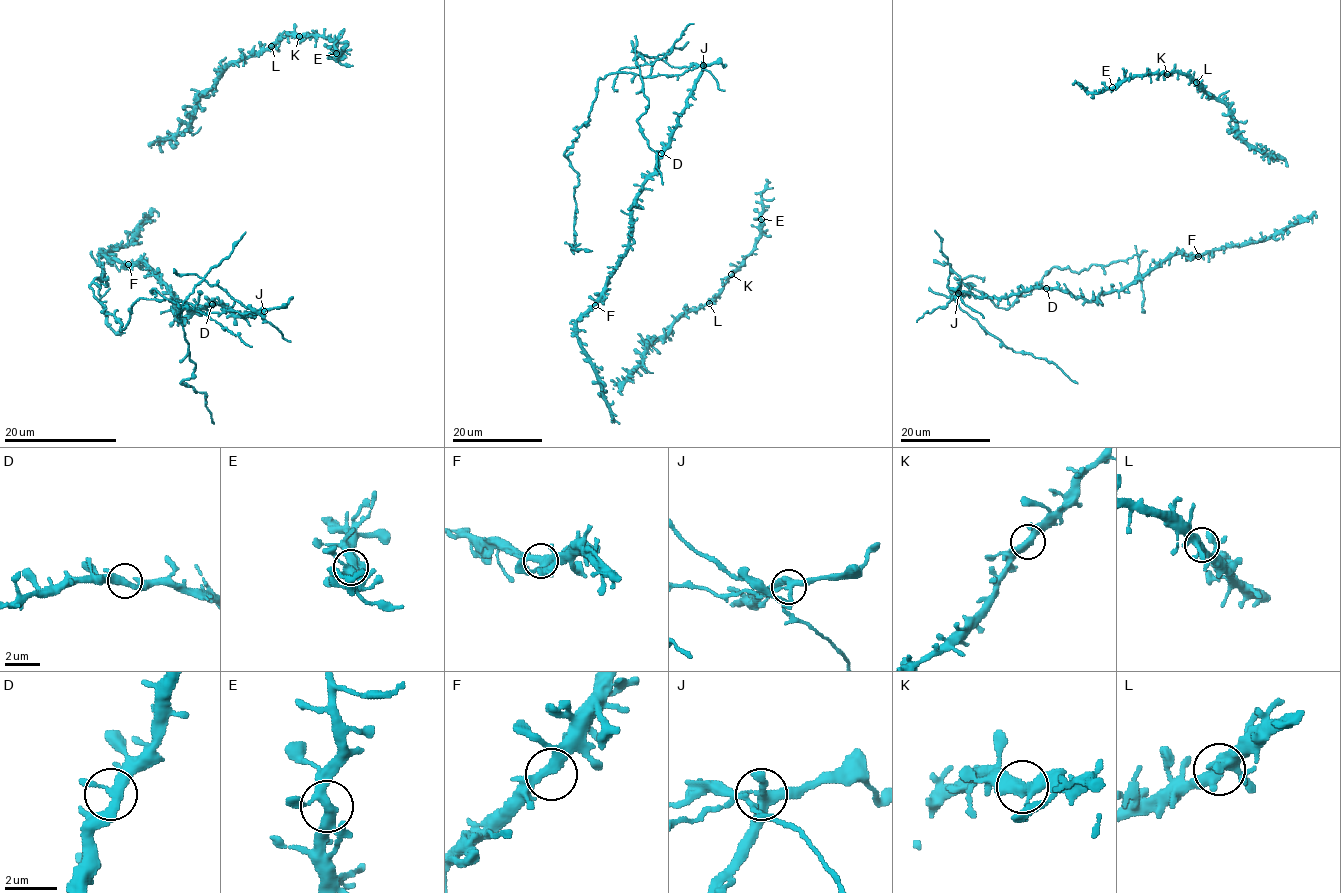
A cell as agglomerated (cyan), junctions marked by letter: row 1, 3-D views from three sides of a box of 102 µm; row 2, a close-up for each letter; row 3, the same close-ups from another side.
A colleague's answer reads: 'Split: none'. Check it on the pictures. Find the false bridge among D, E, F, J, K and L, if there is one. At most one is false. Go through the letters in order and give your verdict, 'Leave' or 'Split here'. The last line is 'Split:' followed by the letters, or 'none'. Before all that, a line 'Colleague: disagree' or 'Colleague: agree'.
Colleague: disagree
D: Leave
E: Leave
F: Leave
J: Split here
K: Leave
L: Leave
Split: J

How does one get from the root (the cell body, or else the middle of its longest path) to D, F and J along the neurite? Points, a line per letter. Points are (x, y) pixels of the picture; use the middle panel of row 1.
D: (631, 229), (631, 207), (641, 184), (655, 171), (661, 153)
F: (631, 229), (629, 249), (606, 280), (605, 293), (595, 305)
J: (631, 229), (631, 207), (641, 184), (655, 171), (703, 65)

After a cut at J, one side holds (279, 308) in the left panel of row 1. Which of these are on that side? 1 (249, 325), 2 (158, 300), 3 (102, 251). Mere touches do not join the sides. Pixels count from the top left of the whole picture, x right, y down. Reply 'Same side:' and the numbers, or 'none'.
Same side: 1, 3

